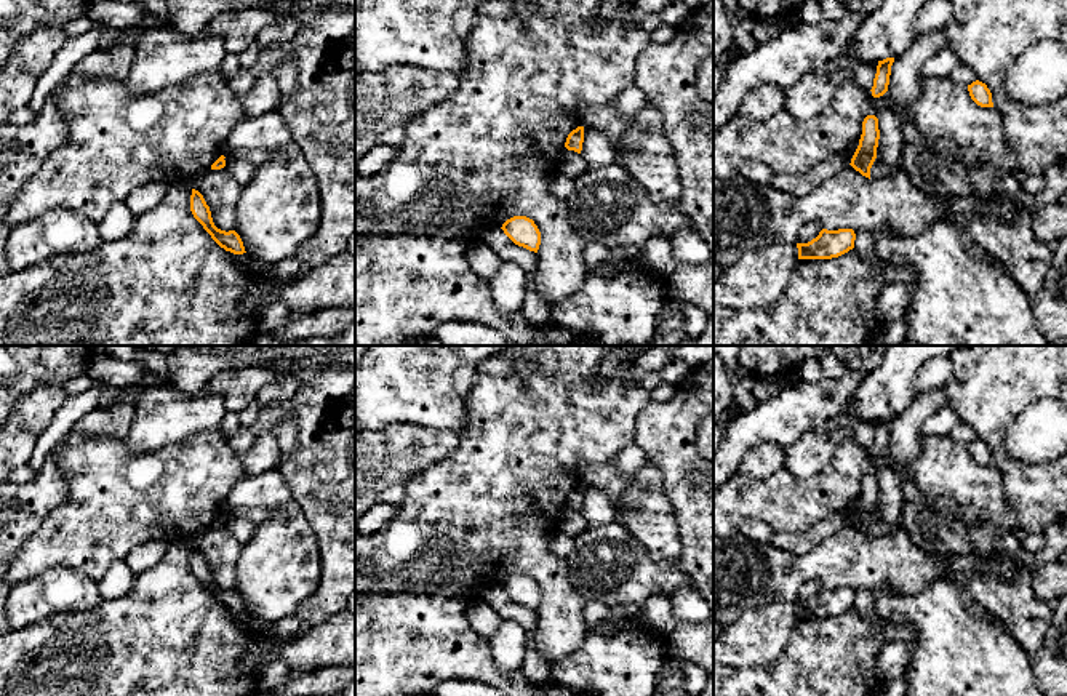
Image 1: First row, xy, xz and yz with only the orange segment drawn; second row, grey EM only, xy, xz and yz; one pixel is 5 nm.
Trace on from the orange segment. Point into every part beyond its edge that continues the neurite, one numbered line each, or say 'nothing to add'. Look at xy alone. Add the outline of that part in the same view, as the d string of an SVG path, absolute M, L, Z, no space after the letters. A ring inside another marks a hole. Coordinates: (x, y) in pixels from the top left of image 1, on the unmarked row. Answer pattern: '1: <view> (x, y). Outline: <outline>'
nothing to add

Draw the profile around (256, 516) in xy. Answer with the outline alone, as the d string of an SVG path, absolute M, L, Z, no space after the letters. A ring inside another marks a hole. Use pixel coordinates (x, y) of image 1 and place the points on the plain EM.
M253 507L253 509L234 509L234 510L224 512L224 515L246 518L254 525L264 523L269 518L269 514L270 512L267 512L264 509L258 509L258 507Z

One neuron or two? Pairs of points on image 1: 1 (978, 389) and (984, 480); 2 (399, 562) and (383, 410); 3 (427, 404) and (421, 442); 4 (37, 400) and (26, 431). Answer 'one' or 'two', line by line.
1: two
2: two
3: two
4: one

